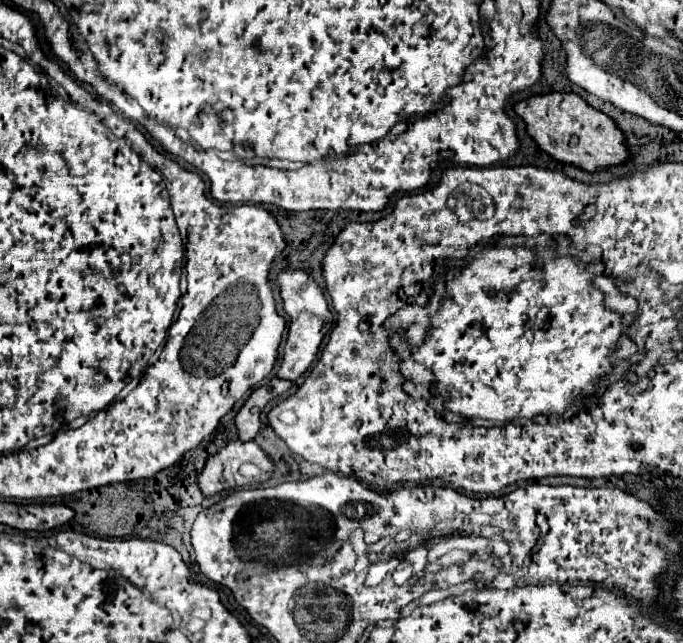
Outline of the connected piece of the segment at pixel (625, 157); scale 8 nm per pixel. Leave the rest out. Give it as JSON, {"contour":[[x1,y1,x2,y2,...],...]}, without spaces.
{"contour":[[552,92,544,96,532,96,530,100,516,104,516,114,526,122,528,134,538,142,538,146,562,164,572,164,586,172,600,172,630,160,624,134,614,120,588,106,578,94]]}

